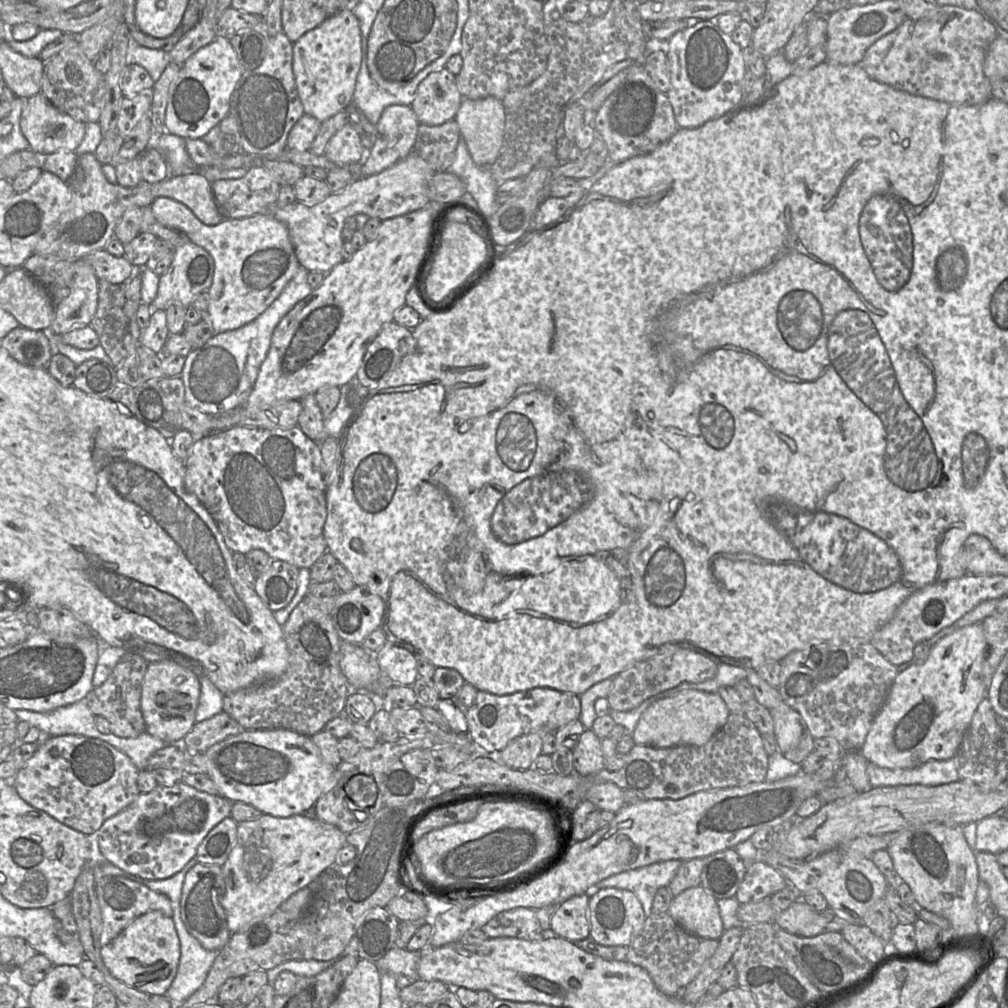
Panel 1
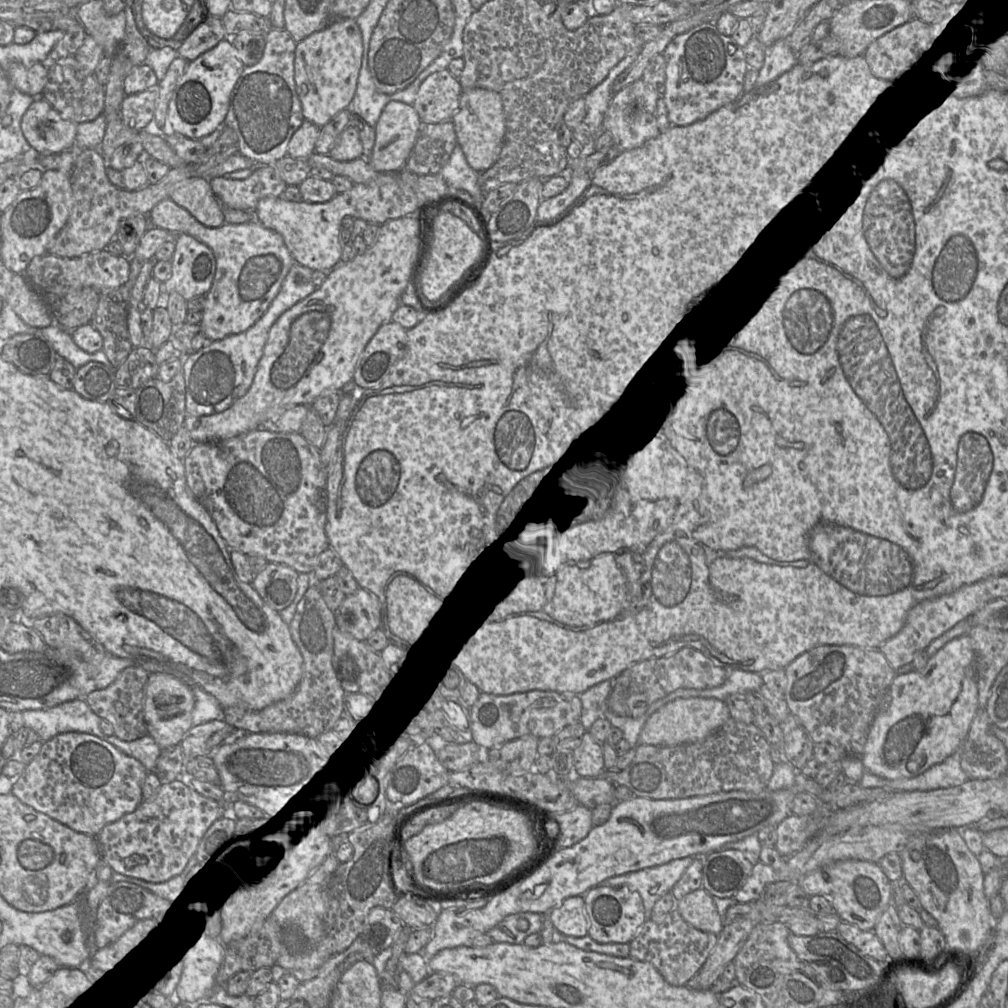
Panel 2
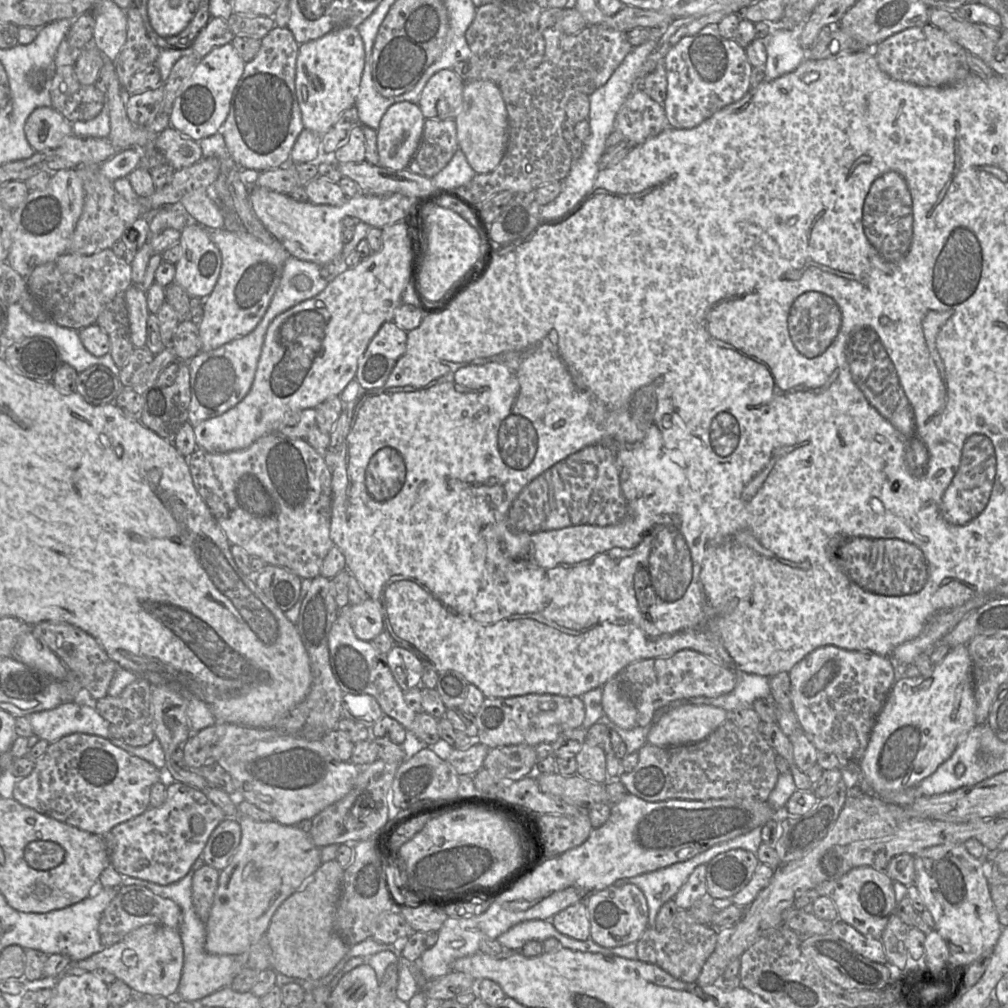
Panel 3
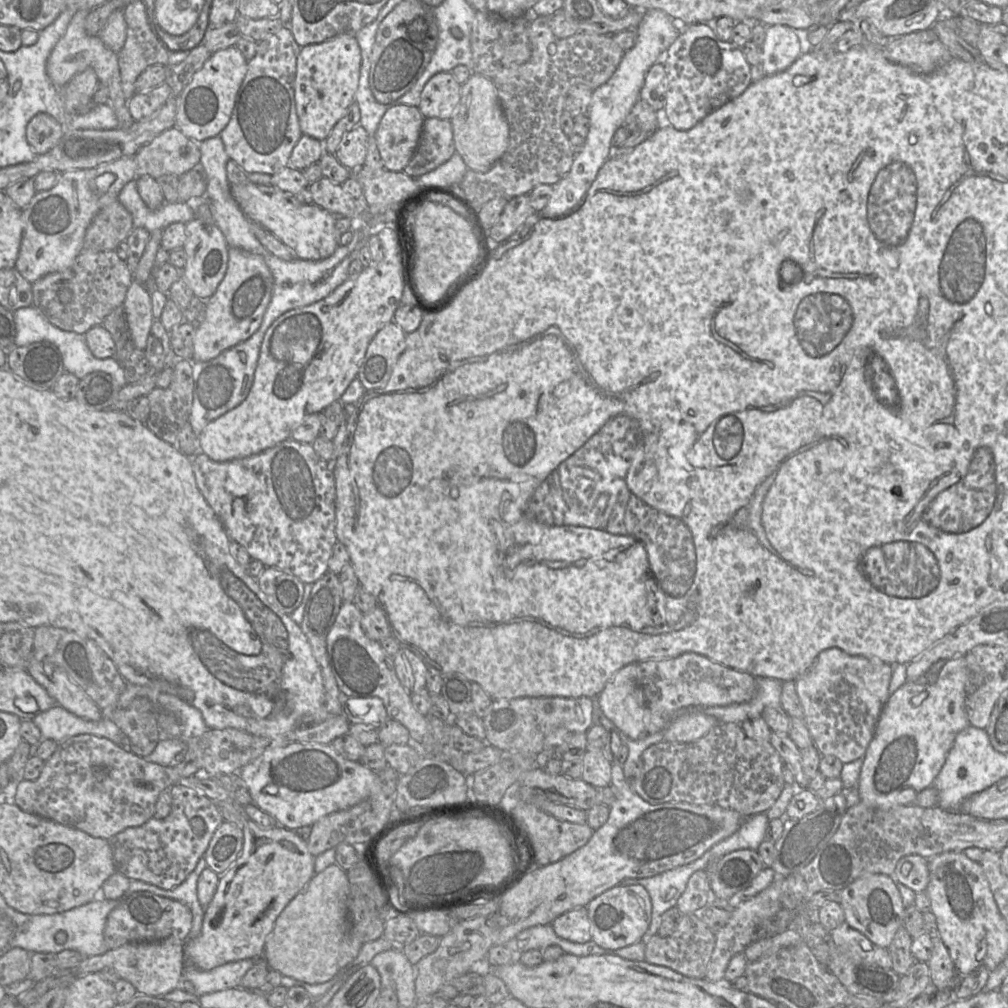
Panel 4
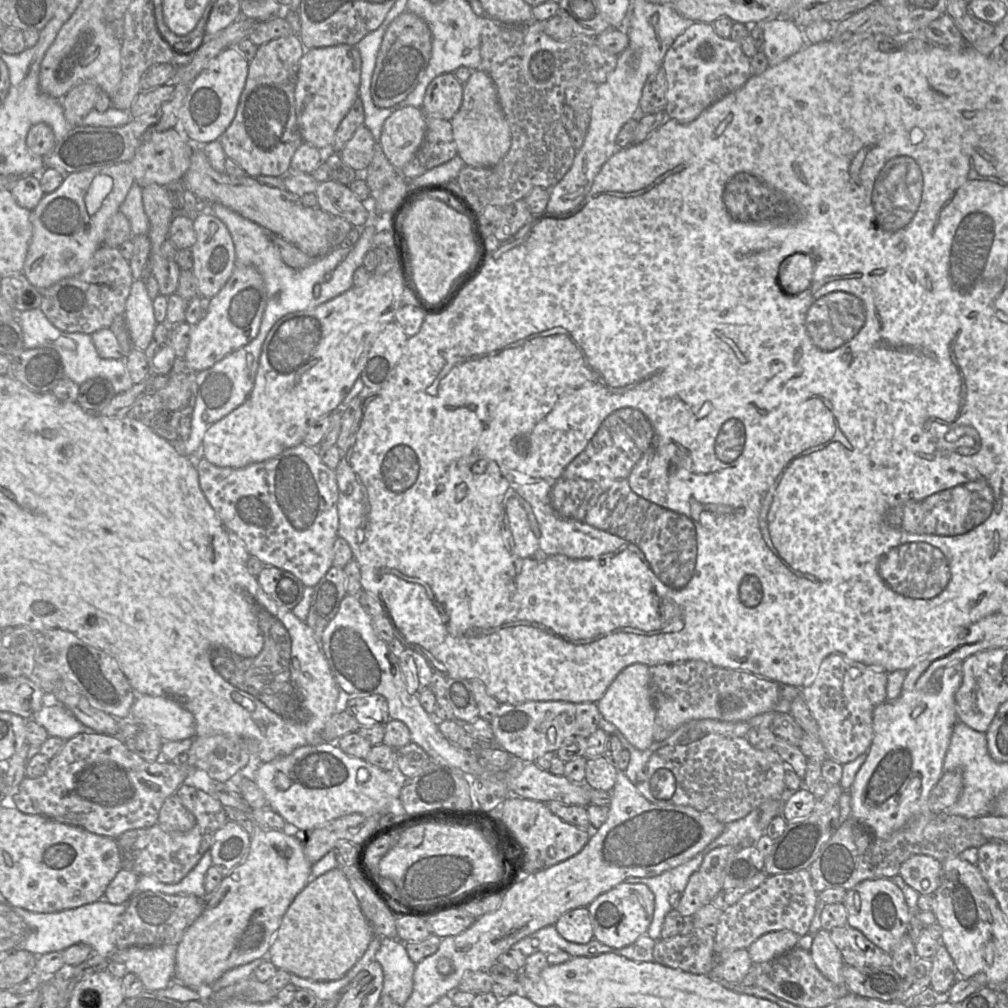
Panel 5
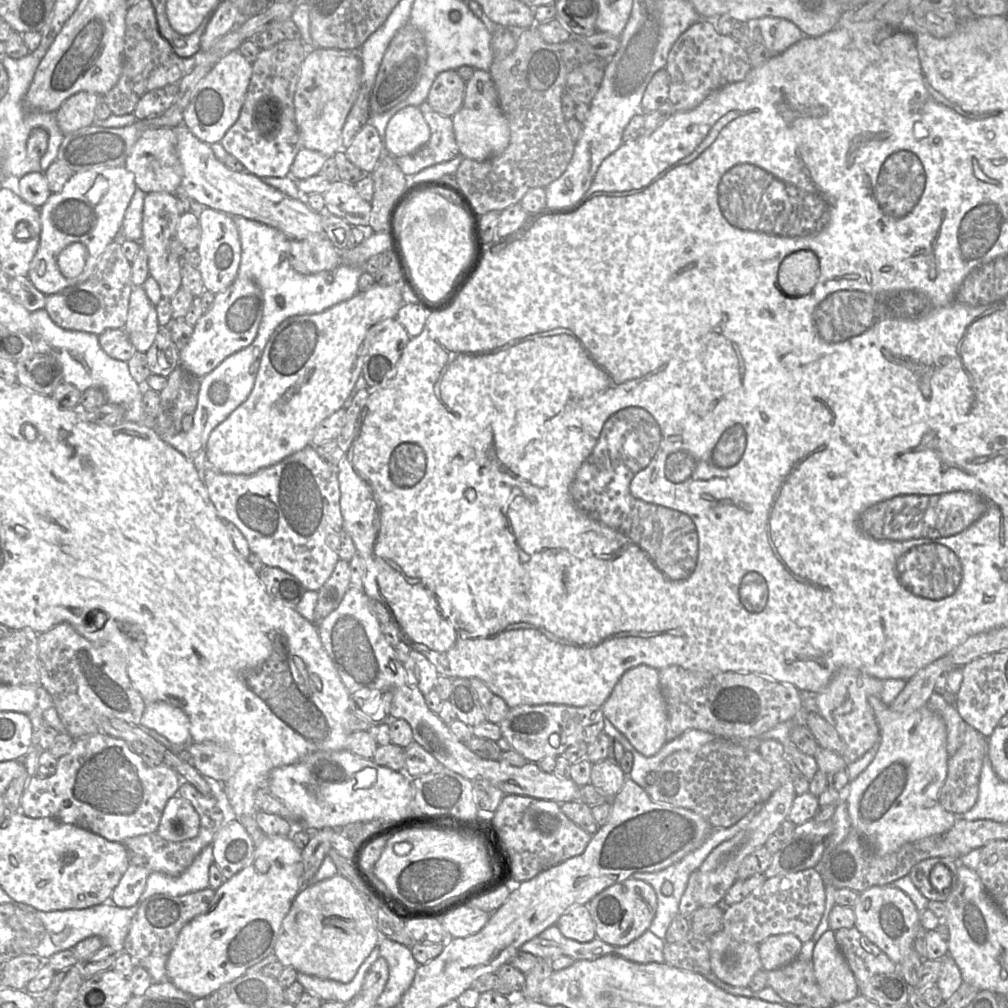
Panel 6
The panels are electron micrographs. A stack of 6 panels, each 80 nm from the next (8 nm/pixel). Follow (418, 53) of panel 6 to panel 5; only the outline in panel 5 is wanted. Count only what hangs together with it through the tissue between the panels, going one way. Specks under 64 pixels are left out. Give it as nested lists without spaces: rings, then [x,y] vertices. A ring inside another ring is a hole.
[[[405,10],[388,26],[371,80],[371,96],[378,108],[390,108],[404,101],[426,70],[432,54],[432,33],[424,19]]]

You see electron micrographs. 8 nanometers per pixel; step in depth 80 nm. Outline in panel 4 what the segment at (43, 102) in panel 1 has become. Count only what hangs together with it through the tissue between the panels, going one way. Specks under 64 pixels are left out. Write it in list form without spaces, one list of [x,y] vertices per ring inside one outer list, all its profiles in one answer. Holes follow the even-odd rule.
[[[47,113],[36,114],[26,126],[26,139],[37,155],[51,150],[62,138],[65,128]]]

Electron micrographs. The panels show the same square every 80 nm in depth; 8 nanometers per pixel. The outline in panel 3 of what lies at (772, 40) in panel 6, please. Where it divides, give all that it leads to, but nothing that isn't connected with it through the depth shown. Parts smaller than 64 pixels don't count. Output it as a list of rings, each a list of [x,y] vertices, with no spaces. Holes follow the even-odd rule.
[[[772,29],[765,40],[765,47],[764,81],[794,71],[806,58],[807,49],[799,42],[798,30]]]

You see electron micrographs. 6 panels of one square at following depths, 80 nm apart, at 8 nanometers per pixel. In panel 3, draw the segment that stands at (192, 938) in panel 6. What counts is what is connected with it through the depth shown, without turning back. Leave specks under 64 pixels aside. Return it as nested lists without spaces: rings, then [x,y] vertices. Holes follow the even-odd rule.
[[[239,812],[237,821],[241,828],[241,841],[229,865],[220,872],[210,915],[205,923],[205,950],[212,955],[239,955],[248,950],[266,934],[278,907],[298,891],[322,864],[321,848],[315,845],[309,833],[297,826],[283,825],[274,819],[257,822]]]

